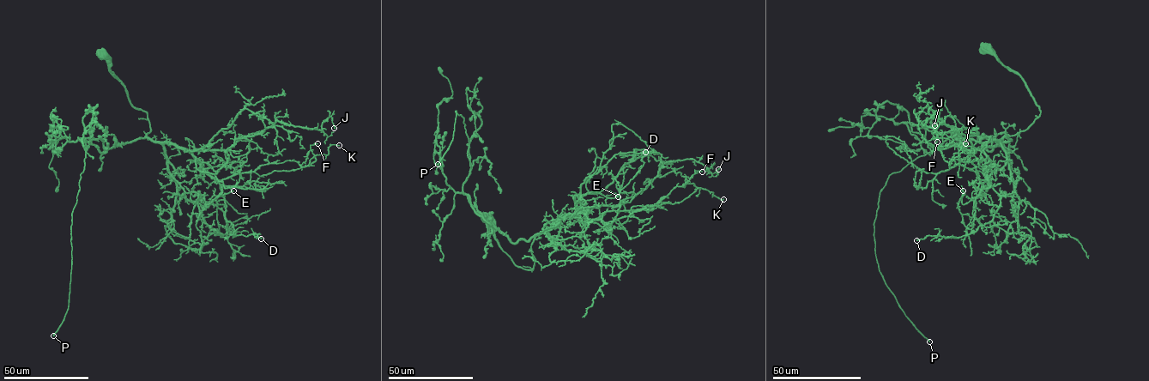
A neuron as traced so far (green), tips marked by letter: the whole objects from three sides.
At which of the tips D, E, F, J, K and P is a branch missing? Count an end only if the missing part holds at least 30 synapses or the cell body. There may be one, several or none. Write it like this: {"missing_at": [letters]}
{"missing_at": ["P"]}

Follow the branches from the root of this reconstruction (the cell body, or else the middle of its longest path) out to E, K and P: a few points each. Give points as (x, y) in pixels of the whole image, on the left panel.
E: (100, 53), (130, 103), (147, 112), (147, 136), (163, 145), (172, 177), (197, 193), (190, 216), (233, 190)
K: (100, 53), (130, 103), (147, 112), (147, 136), (186, 148), (216, 180), (270, 163), (306, 166), (339, 145)
P: (100, 53), (147, 112), (150, 138), (101, 153), (78, 137), (86, 153), (69, 306), (53, 335)

